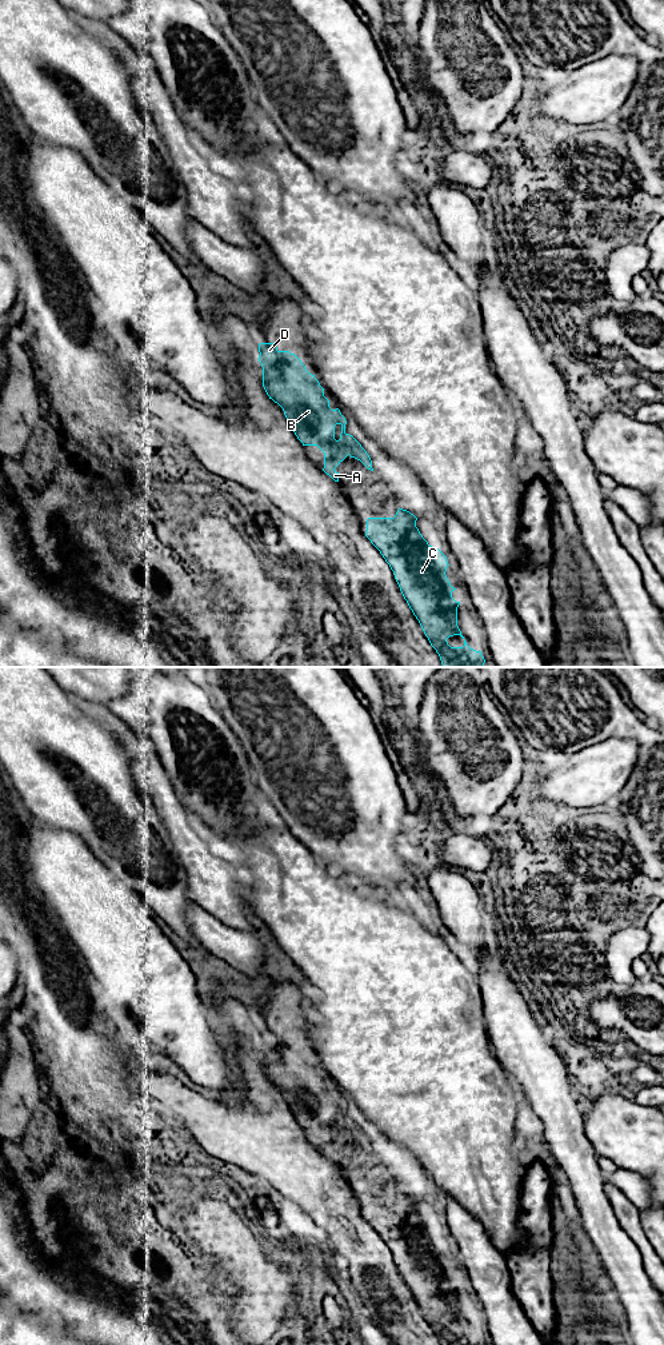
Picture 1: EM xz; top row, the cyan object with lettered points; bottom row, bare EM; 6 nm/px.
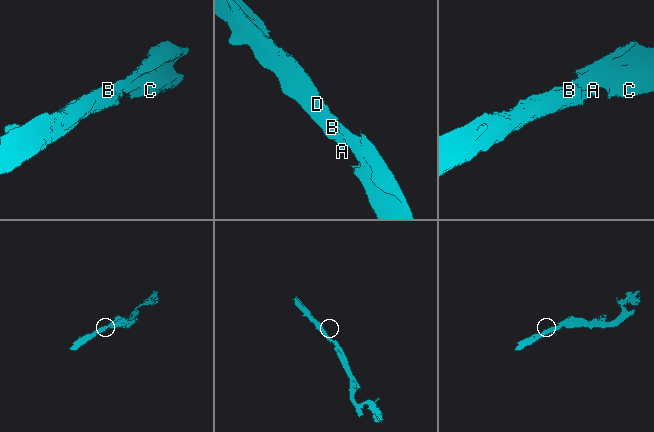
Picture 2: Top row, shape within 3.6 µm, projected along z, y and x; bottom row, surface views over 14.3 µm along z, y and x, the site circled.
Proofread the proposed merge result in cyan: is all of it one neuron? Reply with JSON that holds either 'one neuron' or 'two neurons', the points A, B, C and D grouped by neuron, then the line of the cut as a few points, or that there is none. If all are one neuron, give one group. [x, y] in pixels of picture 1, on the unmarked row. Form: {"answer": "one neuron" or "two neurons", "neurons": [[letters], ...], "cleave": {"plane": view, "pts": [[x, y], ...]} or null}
{"answer": "one neuron", "neurons": [["A", "B", "C", "D"]], "cleave": null}

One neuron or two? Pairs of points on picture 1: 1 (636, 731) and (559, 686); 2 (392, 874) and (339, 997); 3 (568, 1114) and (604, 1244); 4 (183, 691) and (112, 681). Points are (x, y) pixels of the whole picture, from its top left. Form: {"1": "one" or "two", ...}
{"1": "one", "2": "two", "3": "one", "4": "two"}

